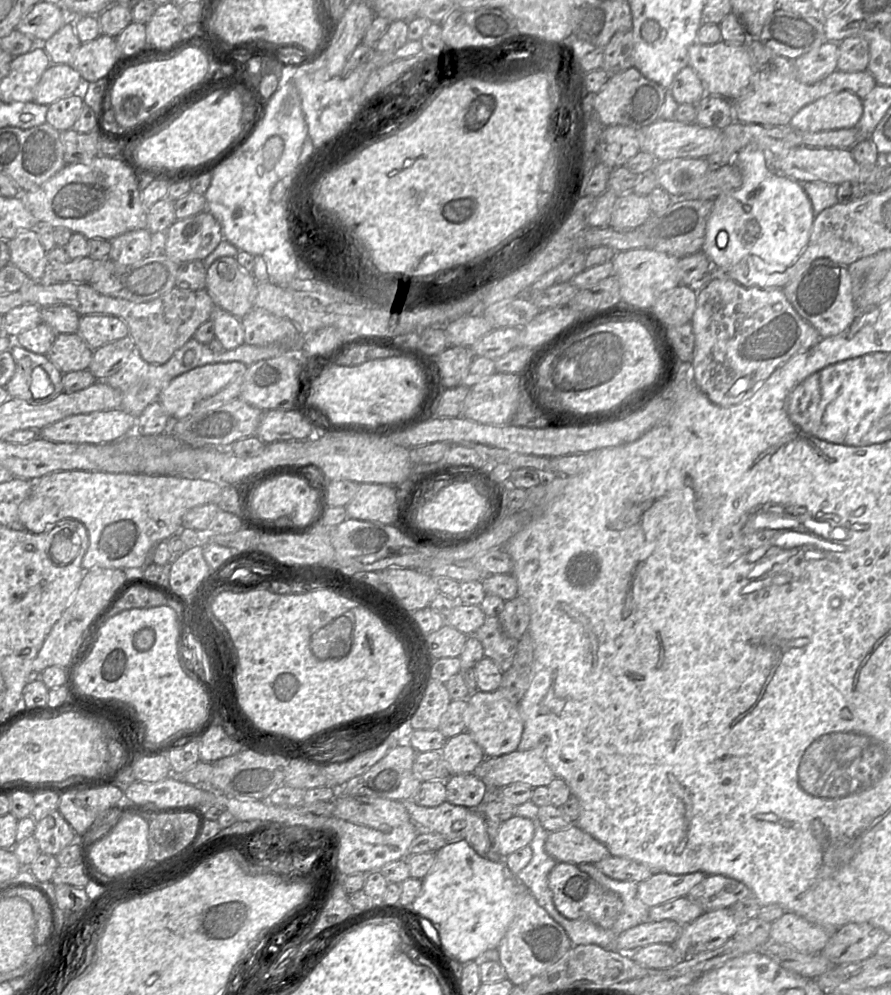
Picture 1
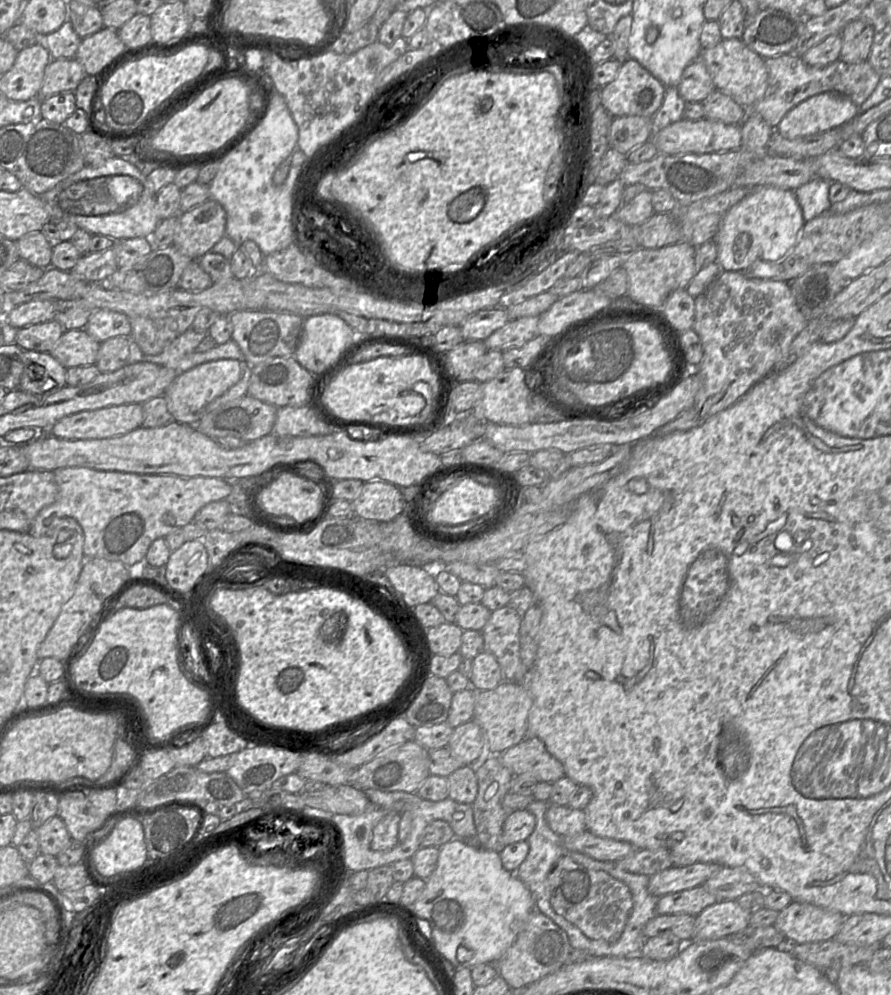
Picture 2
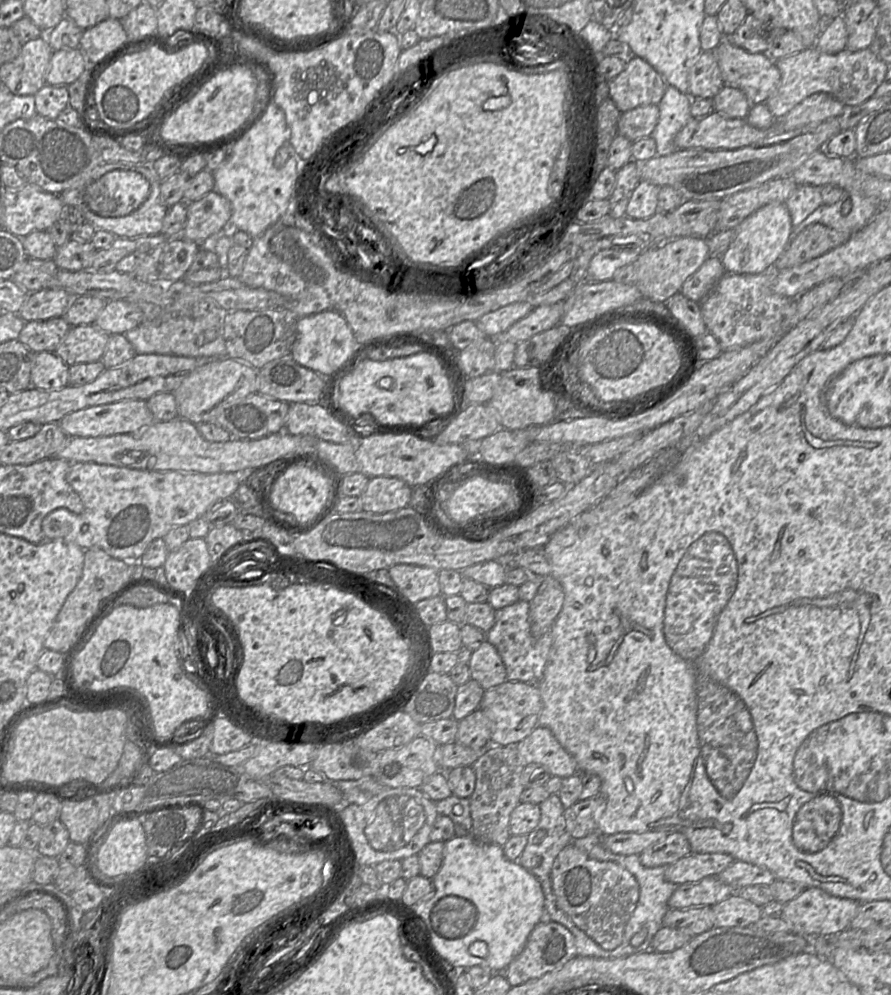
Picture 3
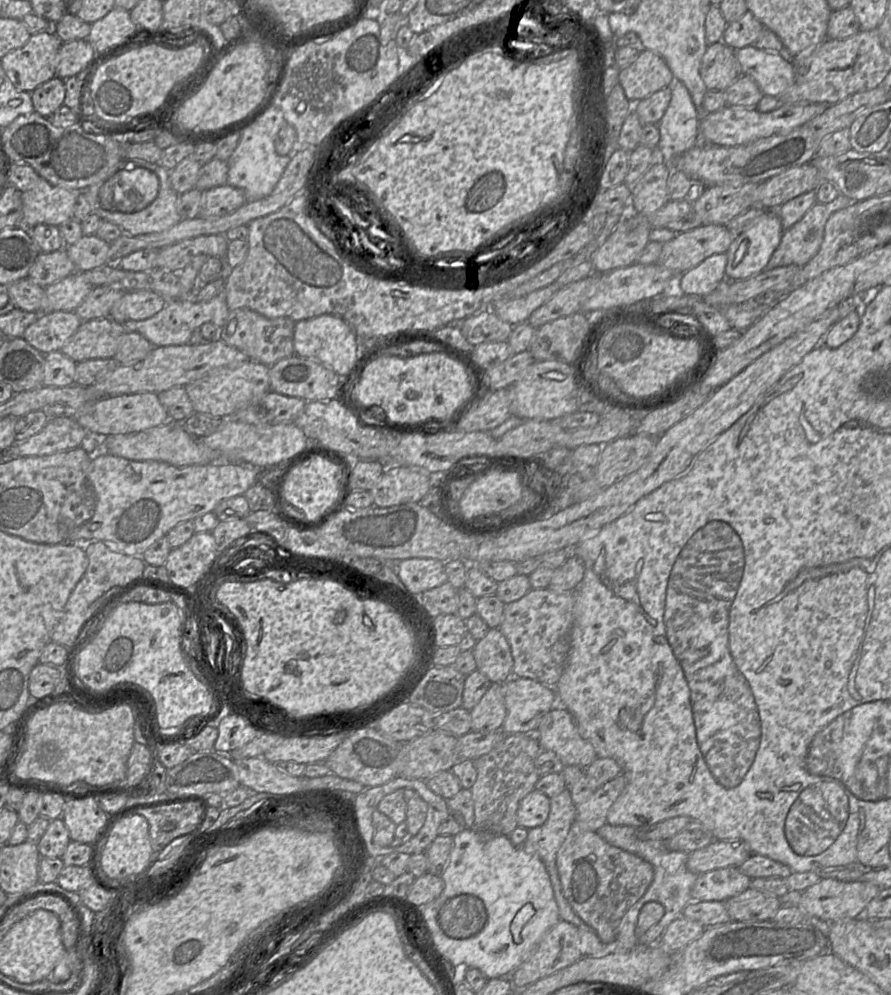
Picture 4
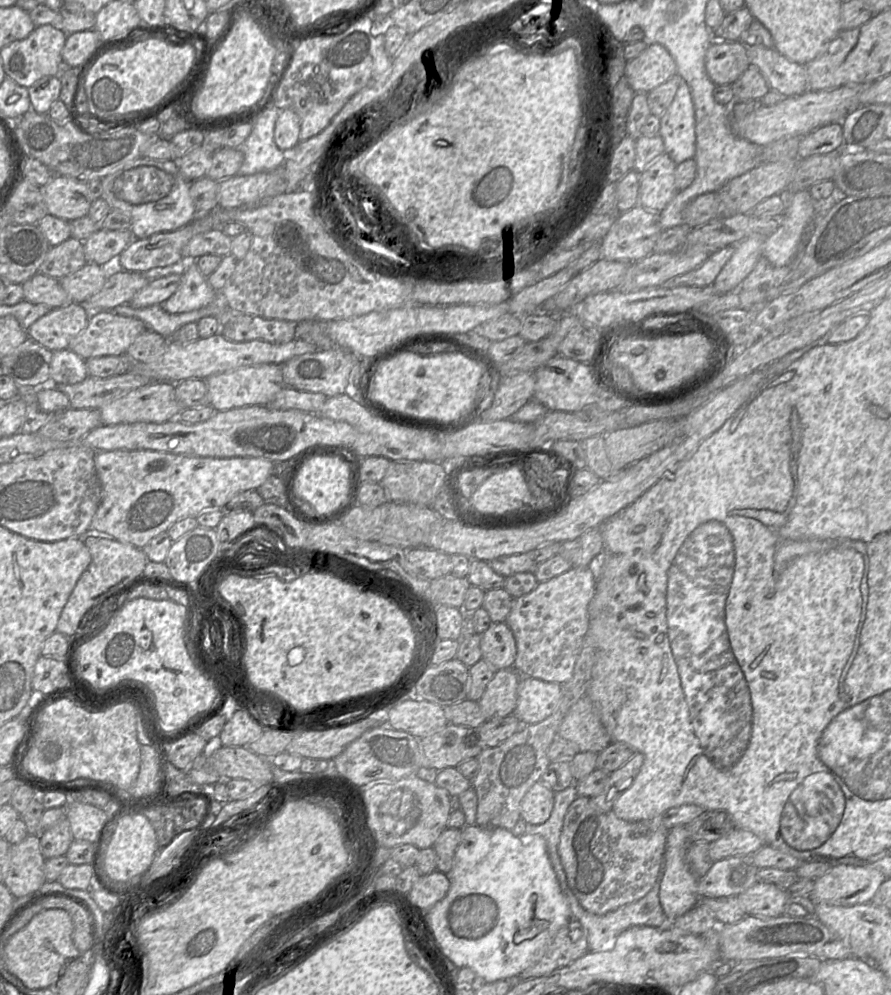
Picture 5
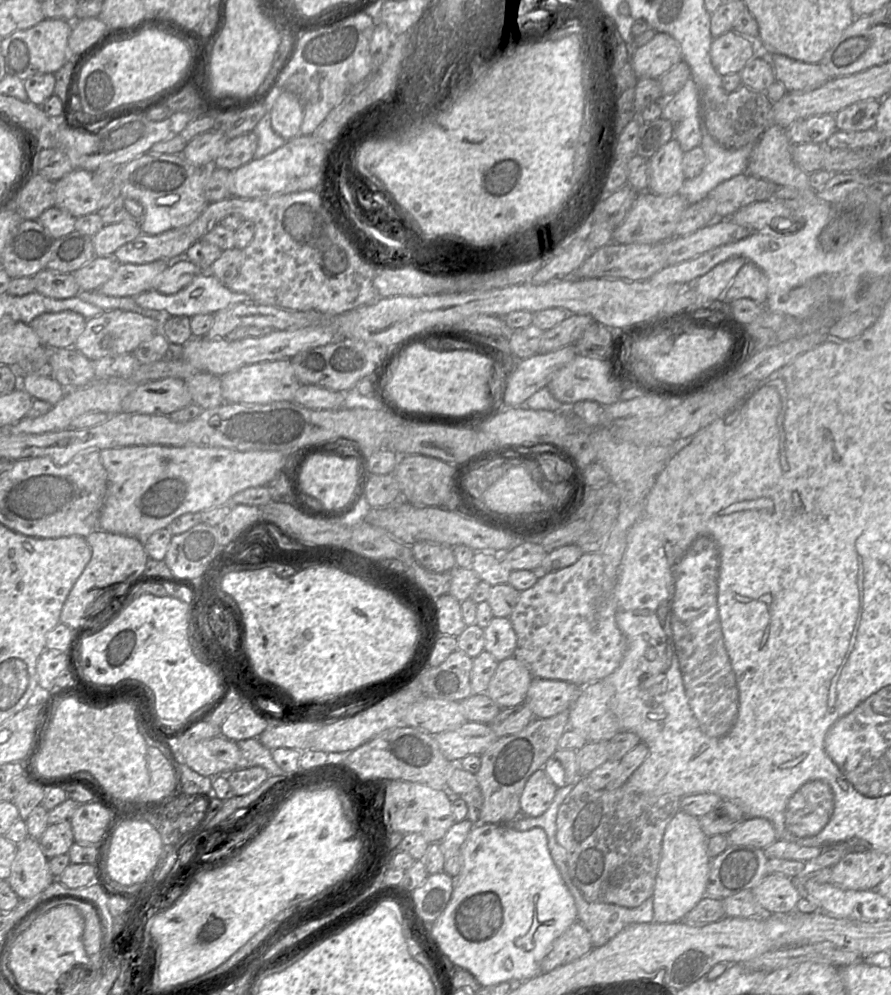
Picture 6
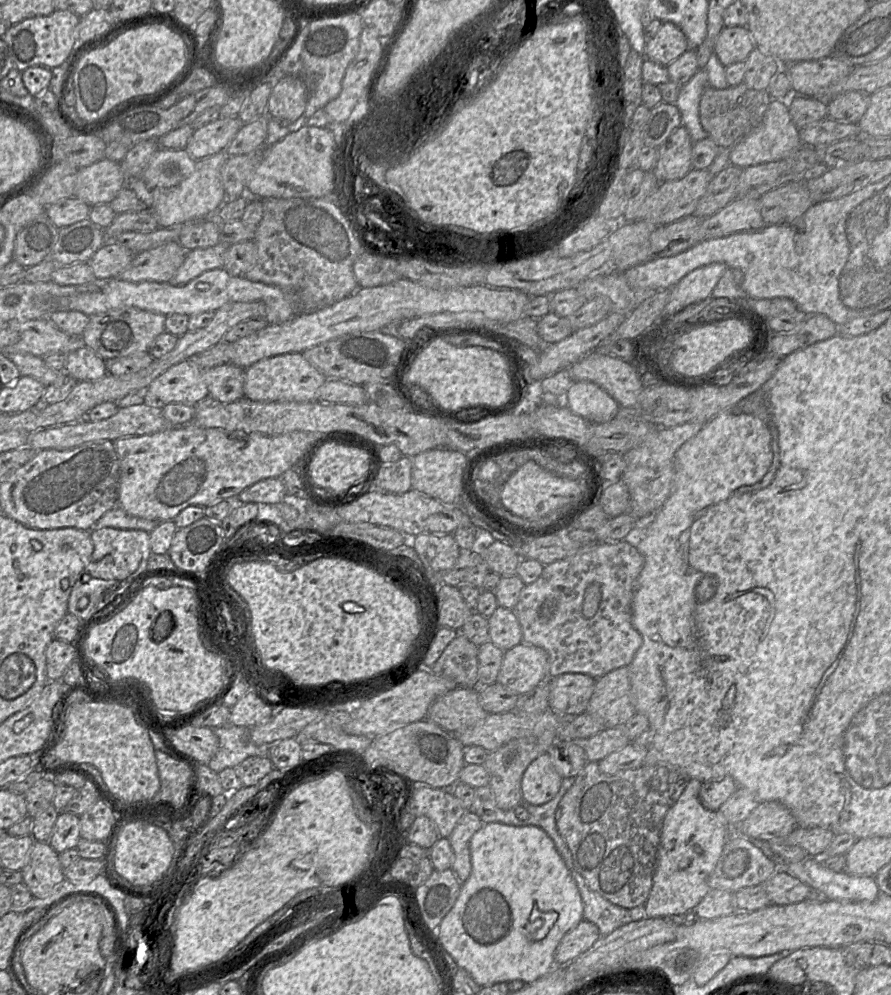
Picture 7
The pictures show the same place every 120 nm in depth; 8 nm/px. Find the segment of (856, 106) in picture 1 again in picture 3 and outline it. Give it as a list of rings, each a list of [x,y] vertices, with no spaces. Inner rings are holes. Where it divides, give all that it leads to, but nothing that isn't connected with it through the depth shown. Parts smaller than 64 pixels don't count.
[[[816,93],[796,105],[778,121],[778,129],[791,131],[809,124],[819,124],[843,114],[845,106],[826,93]]]

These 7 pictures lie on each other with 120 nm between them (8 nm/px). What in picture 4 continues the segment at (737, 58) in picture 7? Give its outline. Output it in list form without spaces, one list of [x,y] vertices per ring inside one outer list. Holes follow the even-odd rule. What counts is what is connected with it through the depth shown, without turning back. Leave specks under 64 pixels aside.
[[[722,41],[708,46],[700,65],[700,76],[708,91],[724,91],[742,75],[734,49]]]

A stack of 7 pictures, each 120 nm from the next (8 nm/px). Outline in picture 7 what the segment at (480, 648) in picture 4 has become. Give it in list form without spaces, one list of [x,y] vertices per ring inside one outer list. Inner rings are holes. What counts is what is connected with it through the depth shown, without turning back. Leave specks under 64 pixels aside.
[[[496,608],[489,618],[489,640],[503,651],[522,643],[522,630],[514,610]]]

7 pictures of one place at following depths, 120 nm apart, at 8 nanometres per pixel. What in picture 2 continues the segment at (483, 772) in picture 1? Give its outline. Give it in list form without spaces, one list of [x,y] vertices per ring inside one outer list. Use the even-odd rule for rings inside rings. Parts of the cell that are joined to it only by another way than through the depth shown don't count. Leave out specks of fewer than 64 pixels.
[[[537,737],[525,738],[498,756],[513,776],[530,774],[539,782],[550,783],[565,776],[561,762],[547,751],[543,741]]]

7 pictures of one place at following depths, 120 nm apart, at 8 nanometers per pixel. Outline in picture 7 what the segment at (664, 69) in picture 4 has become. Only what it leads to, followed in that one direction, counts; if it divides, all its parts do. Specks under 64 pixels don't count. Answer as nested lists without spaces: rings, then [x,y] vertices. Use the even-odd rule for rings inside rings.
[[[662,22],[657,33],[647,39],[644,58],[668,66],[688,49],[689,42],[682,30],[672,22]]]

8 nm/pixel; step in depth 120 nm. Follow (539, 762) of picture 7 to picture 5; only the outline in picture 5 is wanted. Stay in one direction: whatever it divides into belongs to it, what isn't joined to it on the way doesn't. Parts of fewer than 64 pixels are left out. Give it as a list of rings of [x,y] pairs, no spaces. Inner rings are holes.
[[[543,781],[535,782],[521,800],[521,818],[533,825],[546,822],[554,806],[554,795],[555,792]]]

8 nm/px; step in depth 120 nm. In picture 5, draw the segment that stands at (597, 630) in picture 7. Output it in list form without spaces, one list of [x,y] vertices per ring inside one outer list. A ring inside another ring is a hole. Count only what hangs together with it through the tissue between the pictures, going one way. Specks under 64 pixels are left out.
[[[595,566],[572,567],[568,571],[544,582],[529,593],[513,598],[511,611],[505,623],[511,629],[517,646],[514,669],[521,677],[537,678],[562,685],[569,681],[580,654],[584,636],[589,628],[589,604],[595,593]]]

